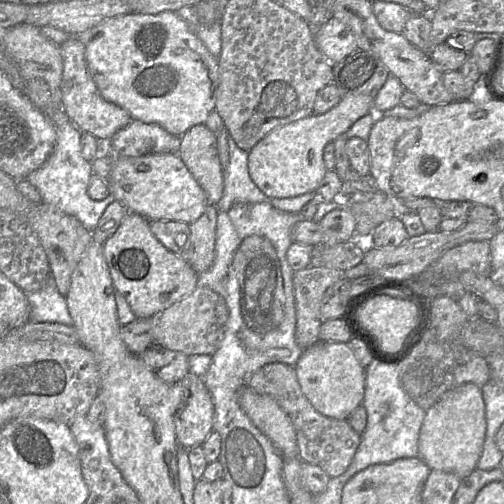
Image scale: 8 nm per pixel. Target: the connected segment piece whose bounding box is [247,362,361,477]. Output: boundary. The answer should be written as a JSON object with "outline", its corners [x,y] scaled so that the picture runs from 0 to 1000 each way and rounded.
{"outline":[[[554,718],[528,722],[494,748],[490,764],[536,786],[571,823],[587,855],[593,909],[601,917],[633,925],[655,946],[685,938],[712,889],[716,861],[688,833],[647,827],[627,815],[601,782],[581,726]]]}

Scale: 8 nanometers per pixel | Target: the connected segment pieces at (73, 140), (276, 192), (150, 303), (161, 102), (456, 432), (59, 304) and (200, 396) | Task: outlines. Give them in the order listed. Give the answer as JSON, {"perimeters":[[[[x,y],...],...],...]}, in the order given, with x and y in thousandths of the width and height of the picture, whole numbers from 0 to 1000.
{"perimeters":[[[[89,218],[89,228],[109,250],[111,290],[91,321],[60,343],[52,357],[77,379],[83,401],[105,407],[127,423],[147,429],[169,452],[183,460],[212,409],[230,395],[220,383],[200,399],[183,397],[175,389],[173,373],[185,337],[183,323],[169,317],[161,306],[163,262],[123,218]]],[[[726,187],[683,188],[679,198],[643,226],[619,226],[611,232],[558,248],[534,262],[494,302],[494,347],[510,371],[534,393],[575,393],[631,375],[649,333],[643,321],[643,294],[653,282],[663,282],[710,236],[740,216],[742,194]]],[[[258,423],[204,484],[224,569],[250,593],[272,633],[300,631],[379,583],[395,546],[365,514],[333,496],[300,460],[298,438]]],[[[349,24],[242,28],[149,71],[169,91],[175,139],[200,190],[254,220],[264,236],[313,246],[335,264],[361,272],[379,252],[405,246],[415,226],[429,216],[437,163],[435,117],[415,103]]],[[[925,760],[885,776],[843,821],[829,873],[829,907],[857,933],[897,937],[915,950],[942,931],[964,863],[962,802],[954,770]]],[[[99,534],[89,563],[73,577],[52,579],[52,591],[60,609],[60,637],[145,645],[131,591],[115,577]]],[[[375,738],[357,758],[363,790],[347,817],[349,867],[357,887],[401,883],[423,853],[425,804],[405,750]]]]}

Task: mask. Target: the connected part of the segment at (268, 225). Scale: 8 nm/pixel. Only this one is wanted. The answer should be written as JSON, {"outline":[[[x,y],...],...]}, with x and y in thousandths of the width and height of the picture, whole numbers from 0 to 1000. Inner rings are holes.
{"outline":[[[536,399],[516,403],[472,403],[464,407],[454,419],[452,427],[458,440],[478,472],[480,478],[498,466],[524,468],[538,478],[548,494],[550,508],[556,518],[560,548],[562,548],[562,569],[565,583],[565,621],[562,639],[567,645],[567,657],[575,667],[583,665],[583,645],[587,633],[585,615],[585,591],[581,571],[581,544],[583,536],[575,530],[569,516],[569,498],[579,482],[579,452],[593,438],[601,437],[599,425],[595,423],[571,423],[558,419],[538,407]]]}

